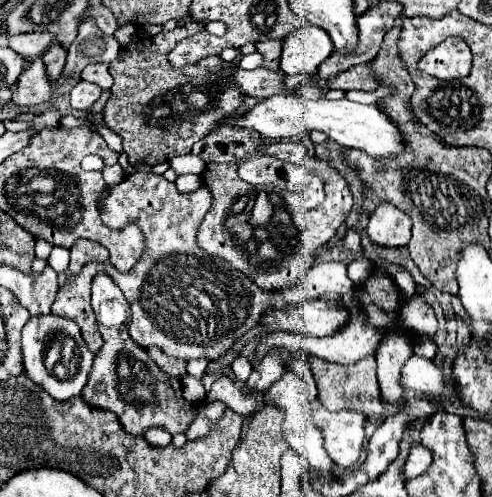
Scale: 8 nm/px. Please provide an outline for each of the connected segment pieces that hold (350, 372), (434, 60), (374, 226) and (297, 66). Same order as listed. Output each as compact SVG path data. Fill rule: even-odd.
M312 357L310 367L318 383L320 403L324 407L358 409L368 419L380 419L384 415L384 405L380 403L380 387L376 379L376 359L374 357L366 357L364 361L358 361L356 365L338 365L338 363L328 363L324 359Z
M460 37L446 39L436 49L429 50L422 59L422 69L426 73L446 81L466 77L470 67L472 67L472 53Z
M390 203L376 207L368 221L368 237L380 247L406 247L410 241L410 217Z
M304 23L298 31L292 31L282 41L280 53L280 71L286 75L314 75L318 65L330 57L334 51L332 39L320 27Z

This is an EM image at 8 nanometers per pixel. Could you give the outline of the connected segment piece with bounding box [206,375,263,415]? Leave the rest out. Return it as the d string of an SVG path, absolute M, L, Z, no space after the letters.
M222 375L212 385L212 391L206 397L206 403L222 401L222 403L226 403L228 409L232 409L240 415L250 415L256 411L258 405L262 404L263 392L255 392L251 394L252 397L248 396L242 393L242 389L234 381L230 381L228 377Z

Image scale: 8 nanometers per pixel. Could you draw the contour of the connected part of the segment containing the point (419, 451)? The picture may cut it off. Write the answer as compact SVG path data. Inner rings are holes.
M422 445L410 447L408 459L406 459L406 465L404 465L404 471L402 471L404 481L422 475L428 469L430 463L432 463L432 453L428 453L426 447L422 447Z

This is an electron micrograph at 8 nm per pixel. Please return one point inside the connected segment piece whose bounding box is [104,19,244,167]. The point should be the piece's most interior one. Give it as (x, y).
(160, 111)

